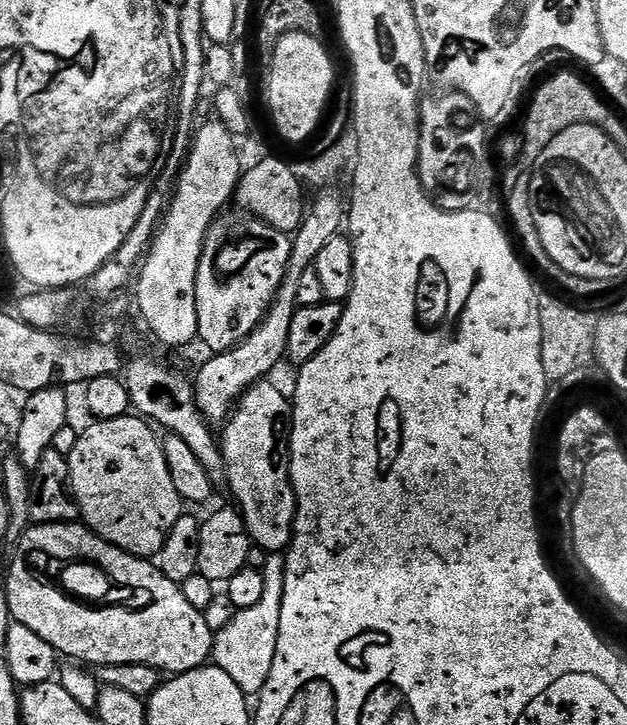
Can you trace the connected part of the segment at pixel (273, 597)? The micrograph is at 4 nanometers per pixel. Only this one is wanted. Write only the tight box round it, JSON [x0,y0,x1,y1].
[211,554,284,698]

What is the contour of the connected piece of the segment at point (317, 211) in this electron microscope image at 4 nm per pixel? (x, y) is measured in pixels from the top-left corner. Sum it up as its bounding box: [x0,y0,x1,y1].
[194,190,346,426]

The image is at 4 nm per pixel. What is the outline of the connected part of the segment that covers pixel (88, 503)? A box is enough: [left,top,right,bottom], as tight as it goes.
[67,414,186,556]

